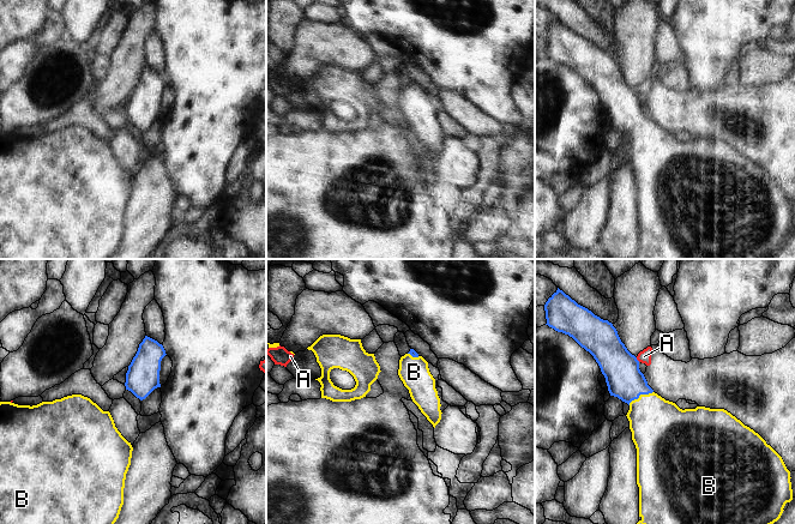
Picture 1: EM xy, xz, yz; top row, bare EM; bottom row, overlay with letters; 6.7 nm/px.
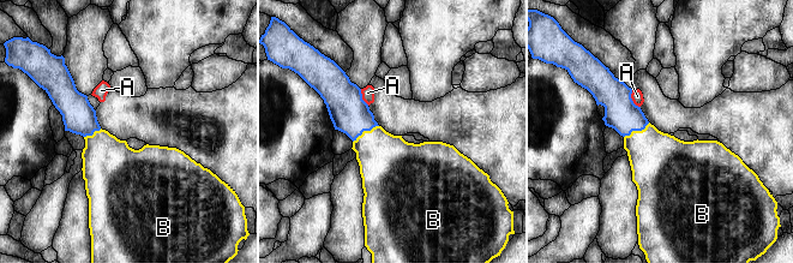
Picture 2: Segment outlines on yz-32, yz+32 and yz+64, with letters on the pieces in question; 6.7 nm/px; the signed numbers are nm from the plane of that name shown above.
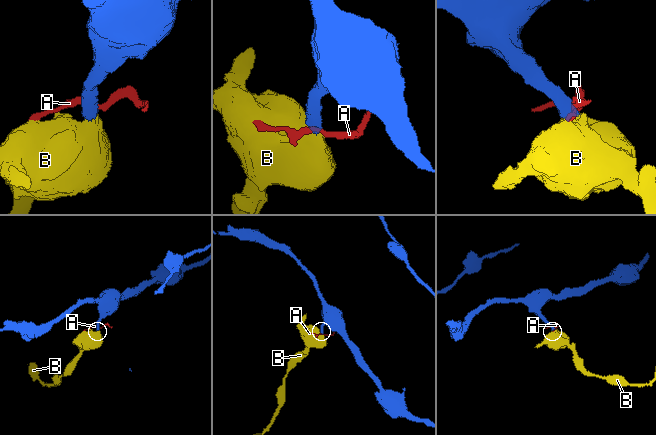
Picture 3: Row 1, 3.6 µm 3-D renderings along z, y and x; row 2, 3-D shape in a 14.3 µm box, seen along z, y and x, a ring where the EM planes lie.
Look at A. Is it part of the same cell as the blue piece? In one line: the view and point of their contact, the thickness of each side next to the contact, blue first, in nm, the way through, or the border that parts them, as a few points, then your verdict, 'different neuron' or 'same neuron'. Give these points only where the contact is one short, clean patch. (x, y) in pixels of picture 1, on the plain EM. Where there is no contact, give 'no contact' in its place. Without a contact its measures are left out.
contact yz (637, 91); calibres 240 and 90 nm; border yz (636, 89), (639, 92); different neuron

